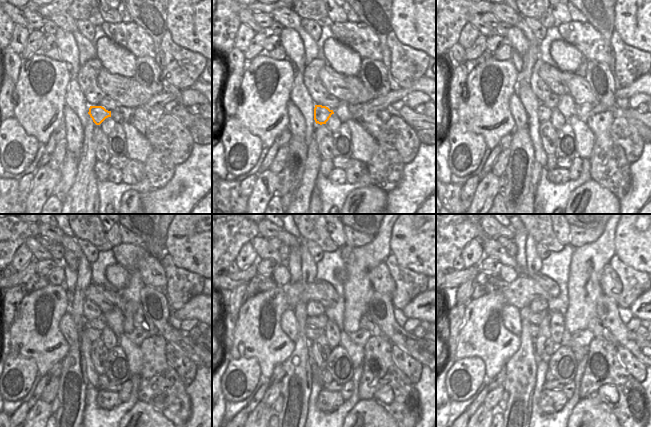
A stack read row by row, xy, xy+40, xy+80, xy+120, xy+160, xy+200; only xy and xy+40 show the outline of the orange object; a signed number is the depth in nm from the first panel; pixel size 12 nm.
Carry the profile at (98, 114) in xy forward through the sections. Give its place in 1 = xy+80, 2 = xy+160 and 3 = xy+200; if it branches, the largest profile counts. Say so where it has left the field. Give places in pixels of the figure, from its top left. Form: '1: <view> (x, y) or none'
1: xy+80 (544, 113)
2: xy+160 (312, 333)
3: xy+200 (533, 329)

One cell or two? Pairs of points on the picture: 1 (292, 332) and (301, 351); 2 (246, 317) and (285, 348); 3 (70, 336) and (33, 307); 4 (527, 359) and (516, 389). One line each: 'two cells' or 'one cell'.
1: two cells
2: one cell
3: two cells
4: one cell

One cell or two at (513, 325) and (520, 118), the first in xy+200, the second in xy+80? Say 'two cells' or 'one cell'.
one cell

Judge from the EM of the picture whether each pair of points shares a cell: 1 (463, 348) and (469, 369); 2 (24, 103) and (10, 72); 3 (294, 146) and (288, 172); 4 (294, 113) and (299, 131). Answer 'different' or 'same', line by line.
1: different
2: different
3: same
4: same

